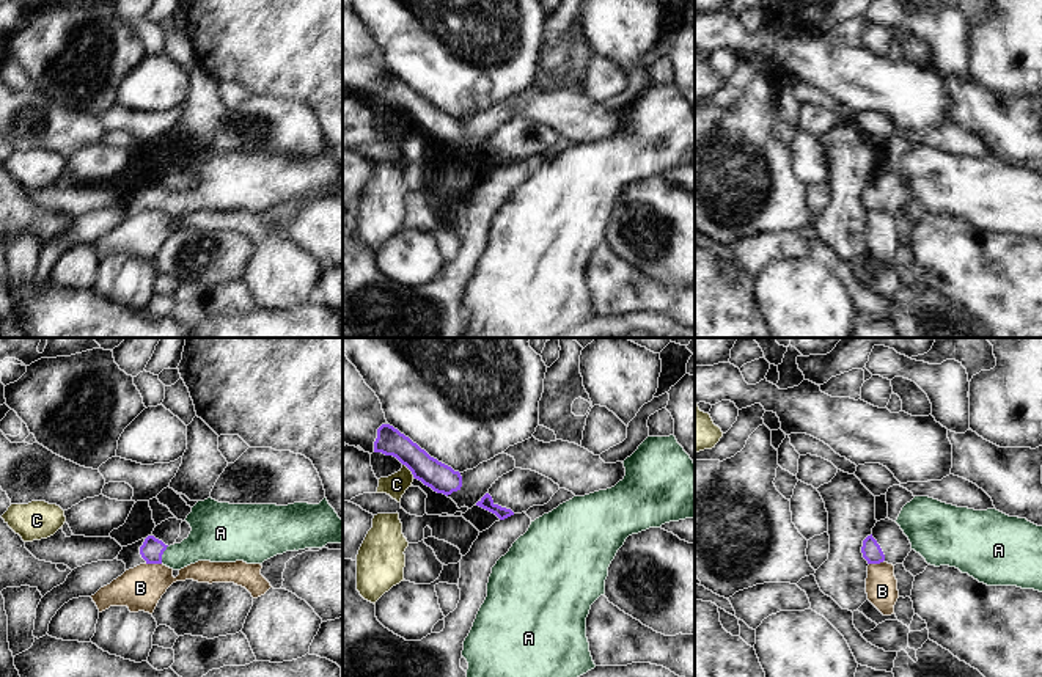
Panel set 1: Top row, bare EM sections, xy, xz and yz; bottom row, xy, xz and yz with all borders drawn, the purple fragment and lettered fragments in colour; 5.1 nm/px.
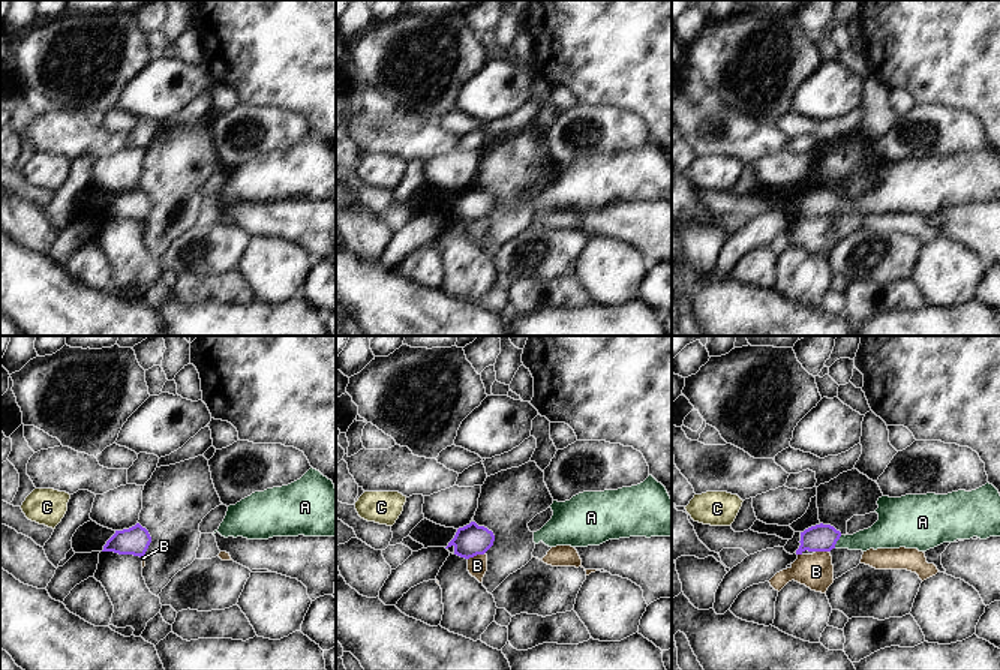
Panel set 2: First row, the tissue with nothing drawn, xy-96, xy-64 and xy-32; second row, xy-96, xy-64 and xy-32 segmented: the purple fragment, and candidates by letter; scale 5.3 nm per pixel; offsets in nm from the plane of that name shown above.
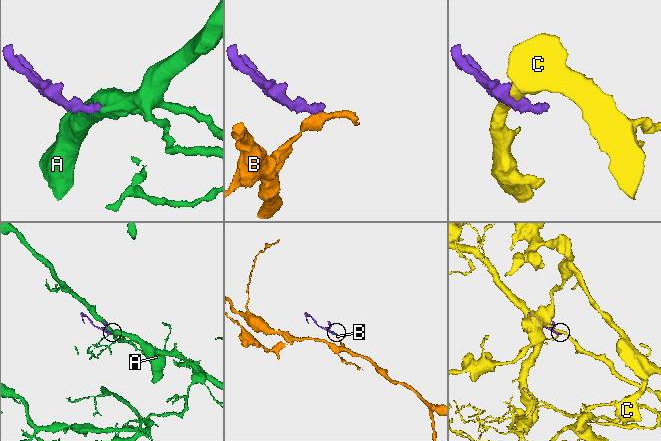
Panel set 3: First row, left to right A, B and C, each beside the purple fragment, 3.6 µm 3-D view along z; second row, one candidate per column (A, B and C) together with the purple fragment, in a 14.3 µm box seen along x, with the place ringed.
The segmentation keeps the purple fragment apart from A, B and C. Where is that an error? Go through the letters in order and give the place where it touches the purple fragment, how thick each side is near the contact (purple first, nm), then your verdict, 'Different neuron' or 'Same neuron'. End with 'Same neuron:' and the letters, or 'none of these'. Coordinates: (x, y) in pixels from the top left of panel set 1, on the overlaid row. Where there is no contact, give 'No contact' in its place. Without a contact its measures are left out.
A: Touches purple at xy (162, 553). Thickness 120 nm (purple) against 200 nm. Same neuron
B: Touches purple at xy (153, 563). Thickness 120 nm (purple) against 220 nm. Different neuron
C: Touches purple at xz (409, 468). Thickness 150 nm (purple) against 120 nm. Different neuron
Same neuron: A.

